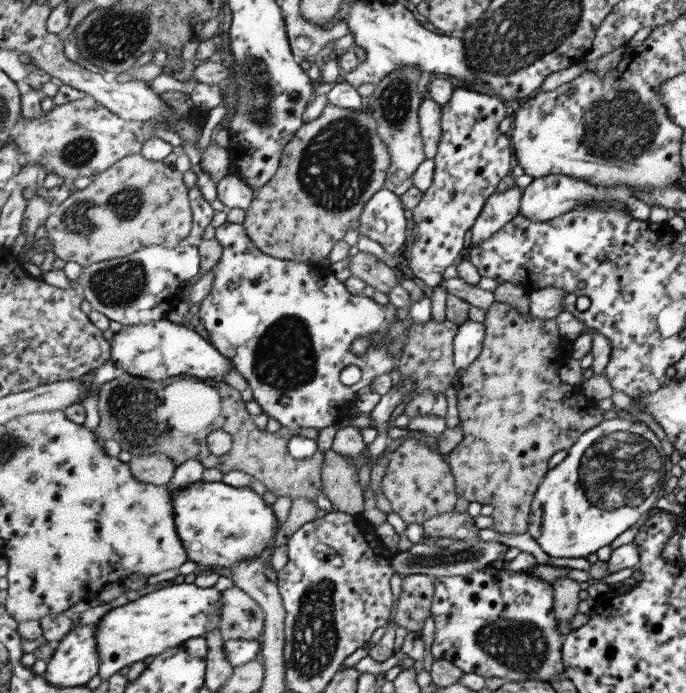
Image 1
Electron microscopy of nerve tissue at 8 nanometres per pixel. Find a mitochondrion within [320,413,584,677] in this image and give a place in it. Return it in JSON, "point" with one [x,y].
{"point":[419,561]}

